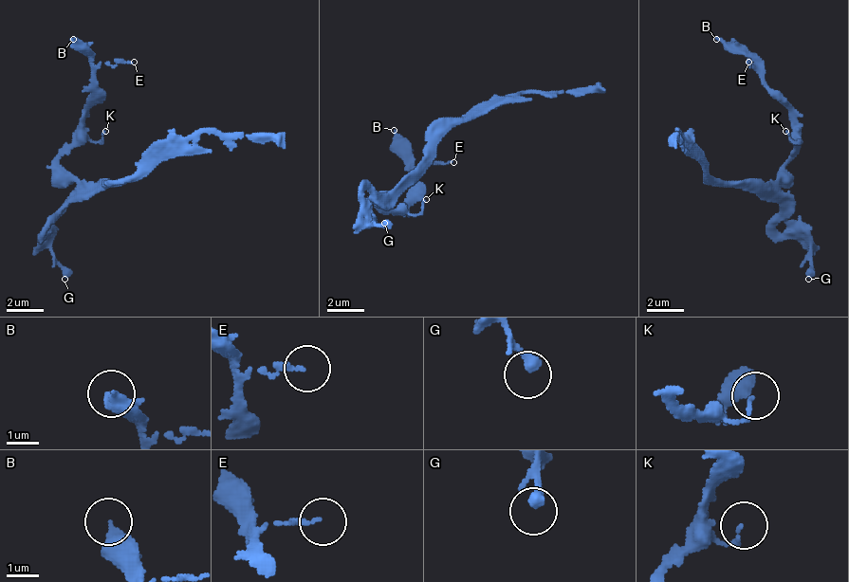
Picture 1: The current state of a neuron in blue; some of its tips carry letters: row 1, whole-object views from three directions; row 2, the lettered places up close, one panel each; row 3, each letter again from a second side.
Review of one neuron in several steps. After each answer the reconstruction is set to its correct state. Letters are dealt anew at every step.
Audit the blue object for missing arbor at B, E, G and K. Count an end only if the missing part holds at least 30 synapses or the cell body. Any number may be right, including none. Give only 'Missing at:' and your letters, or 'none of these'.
Missing at: B

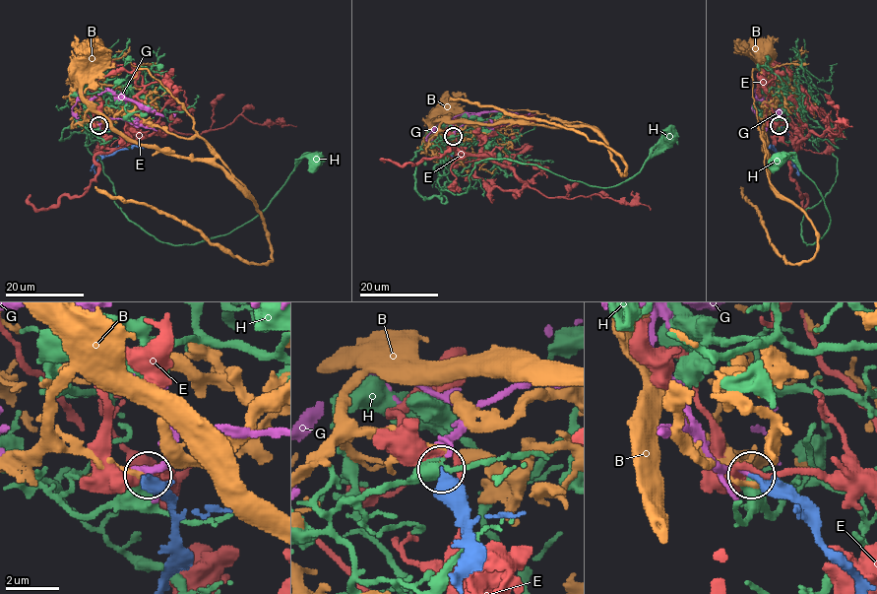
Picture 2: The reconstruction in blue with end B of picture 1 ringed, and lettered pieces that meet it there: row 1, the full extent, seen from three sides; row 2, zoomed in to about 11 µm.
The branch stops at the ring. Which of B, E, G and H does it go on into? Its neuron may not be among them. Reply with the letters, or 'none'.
G

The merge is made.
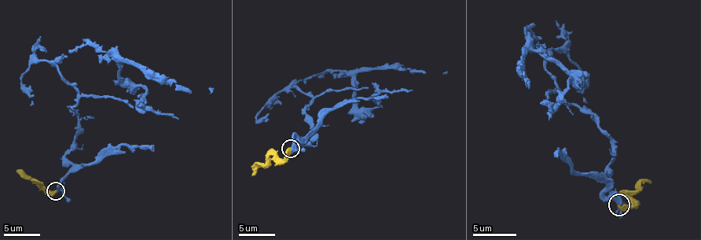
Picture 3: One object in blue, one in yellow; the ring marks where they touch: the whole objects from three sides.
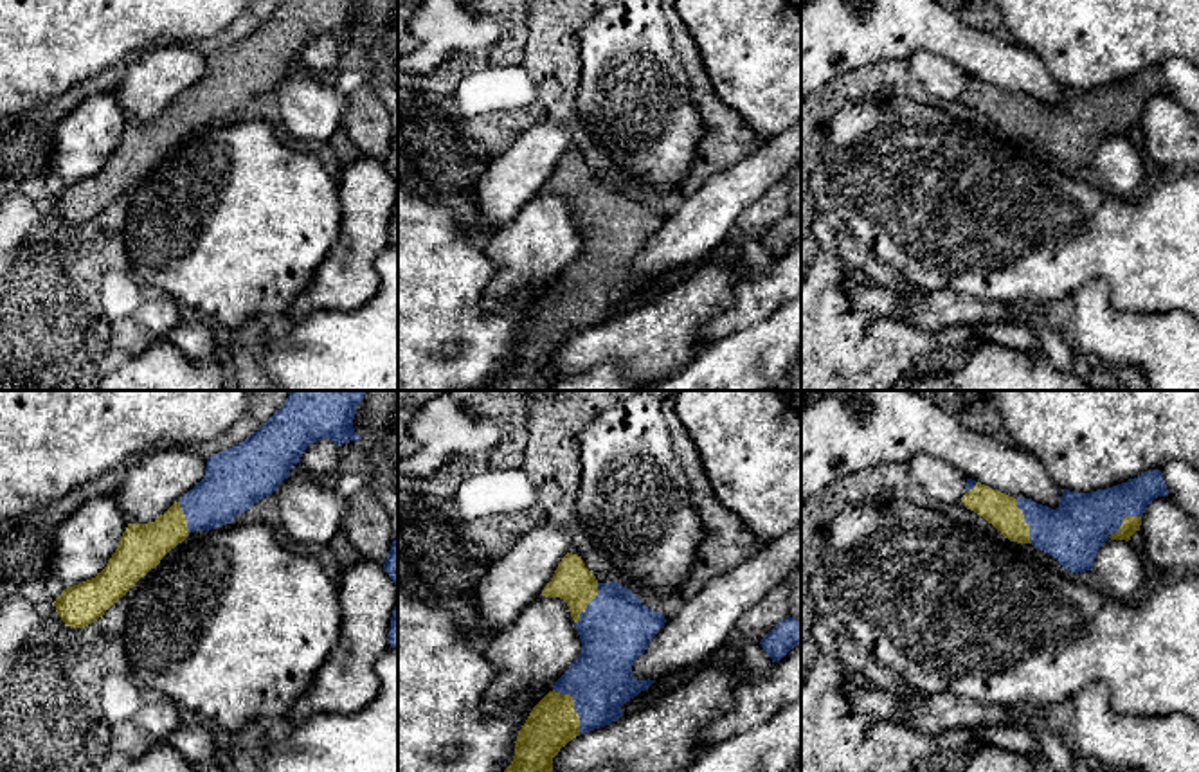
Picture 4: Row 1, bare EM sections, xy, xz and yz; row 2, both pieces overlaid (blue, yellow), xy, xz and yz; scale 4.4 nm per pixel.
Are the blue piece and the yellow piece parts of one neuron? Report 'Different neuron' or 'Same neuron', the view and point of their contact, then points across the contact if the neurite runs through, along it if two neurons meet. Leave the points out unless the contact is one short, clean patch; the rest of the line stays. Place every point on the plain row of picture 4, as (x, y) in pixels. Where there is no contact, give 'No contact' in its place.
Same neuron. Touches blue at xz (575, 303)

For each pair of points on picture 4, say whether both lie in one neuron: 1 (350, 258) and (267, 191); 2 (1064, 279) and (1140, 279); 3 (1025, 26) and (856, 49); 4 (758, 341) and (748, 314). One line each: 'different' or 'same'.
1: different
2: same
3: different
4: different

